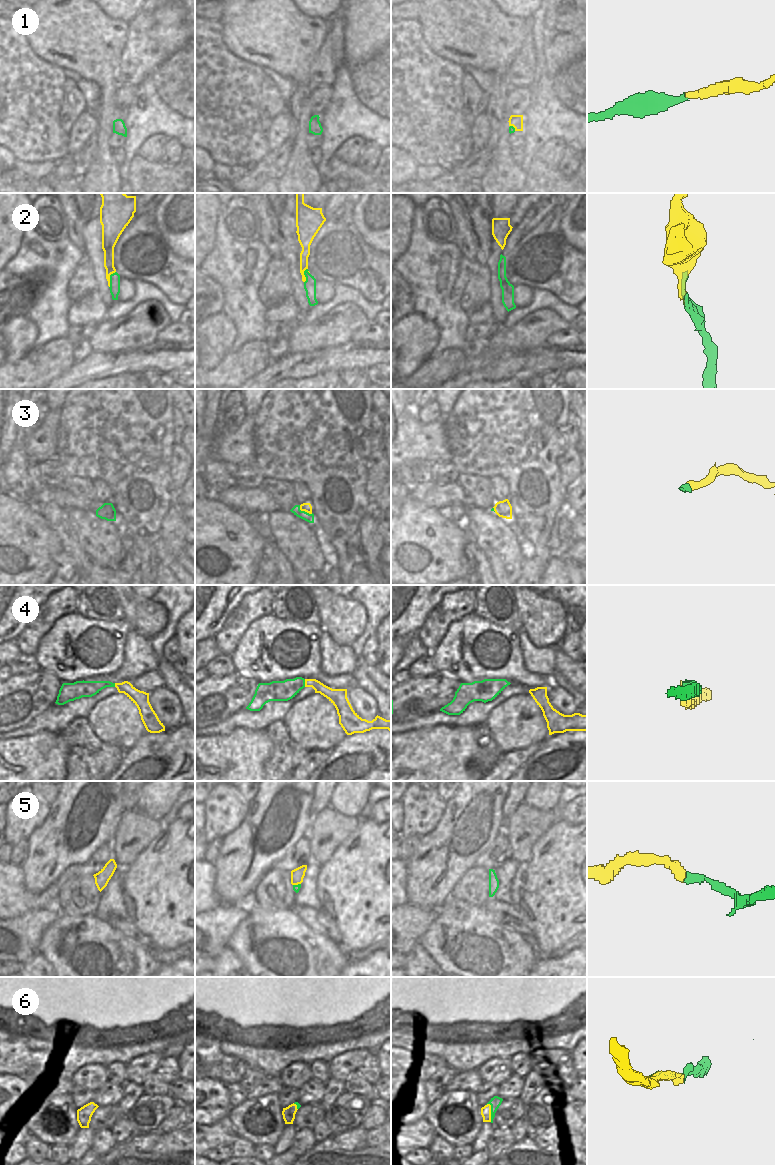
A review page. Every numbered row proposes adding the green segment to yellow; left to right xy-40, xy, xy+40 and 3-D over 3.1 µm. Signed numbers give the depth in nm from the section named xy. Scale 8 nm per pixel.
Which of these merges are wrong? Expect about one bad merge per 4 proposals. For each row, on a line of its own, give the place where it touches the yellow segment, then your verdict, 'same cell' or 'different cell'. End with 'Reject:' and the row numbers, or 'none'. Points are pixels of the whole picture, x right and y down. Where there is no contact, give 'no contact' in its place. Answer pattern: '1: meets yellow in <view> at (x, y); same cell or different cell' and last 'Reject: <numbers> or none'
1: meets yellow in xy+40 at (513, 126); same cell
2: meets yellow in xy-40 at (109, 279); same cell
3: meets yellow in xy at (304, 510); same cell
4: meets yellow in xy at (305, 683); same cell
5: meets yellow in xy at (296, 884); same cell
6: meets yellow in xy+40 at (490, 1112); different cell
Reject: 6

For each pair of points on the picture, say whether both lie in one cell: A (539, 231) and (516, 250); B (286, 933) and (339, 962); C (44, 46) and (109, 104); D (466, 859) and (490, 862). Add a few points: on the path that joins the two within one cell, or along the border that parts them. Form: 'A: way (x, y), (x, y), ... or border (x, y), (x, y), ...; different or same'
A: way (533, 236), (522, 245); same
B: way (299, 941), (317, 958), (326, 958); same
C: way (65, 46), (69, 46), (106, 83); same
D: border (491, 843), (474, 864); different

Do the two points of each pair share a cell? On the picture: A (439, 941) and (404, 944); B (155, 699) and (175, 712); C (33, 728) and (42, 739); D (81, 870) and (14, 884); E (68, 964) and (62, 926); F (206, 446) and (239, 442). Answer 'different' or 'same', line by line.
A: different
B: same
C: different
D: same
E: same
F: same

